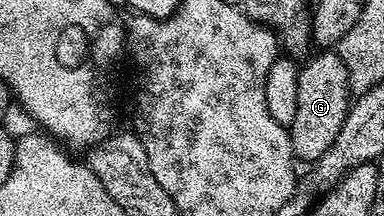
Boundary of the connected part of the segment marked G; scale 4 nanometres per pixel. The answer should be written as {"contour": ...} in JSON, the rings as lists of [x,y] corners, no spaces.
{"contour":[[[327,48],[315,53],[306,59],[307,63],[299,66],[297,113],[289,127],[291,150],[300,163],[306,164],[315,163],[318,158],[325,156],[325,152],[329,152],[329,144],[337,140],[337,132],[341,132],[347,108],[353,101],[351,87],[347,84],[347,69],[338,52]]]}

